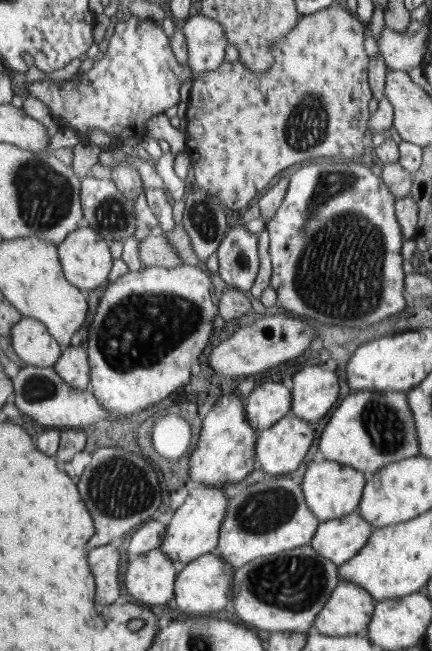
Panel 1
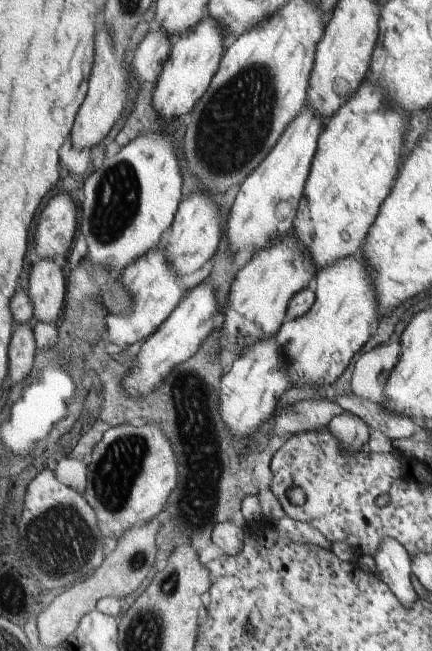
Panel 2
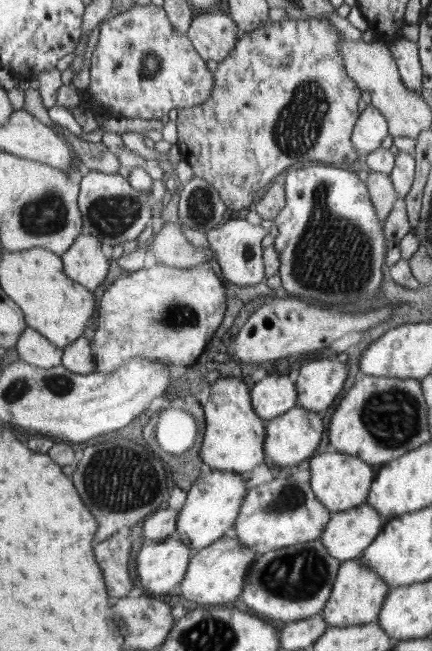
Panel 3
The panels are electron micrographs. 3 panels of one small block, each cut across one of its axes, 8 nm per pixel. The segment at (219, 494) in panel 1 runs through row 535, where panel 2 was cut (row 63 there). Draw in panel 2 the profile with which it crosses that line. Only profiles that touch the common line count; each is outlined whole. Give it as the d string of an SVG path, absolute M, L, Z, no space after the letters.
M207 15L190 32L179 34L171 45L168 60L164 62L152 92L152 106L155 106L160 118L168 120L182 116L198 104L219 70L226 47L223 27Z

